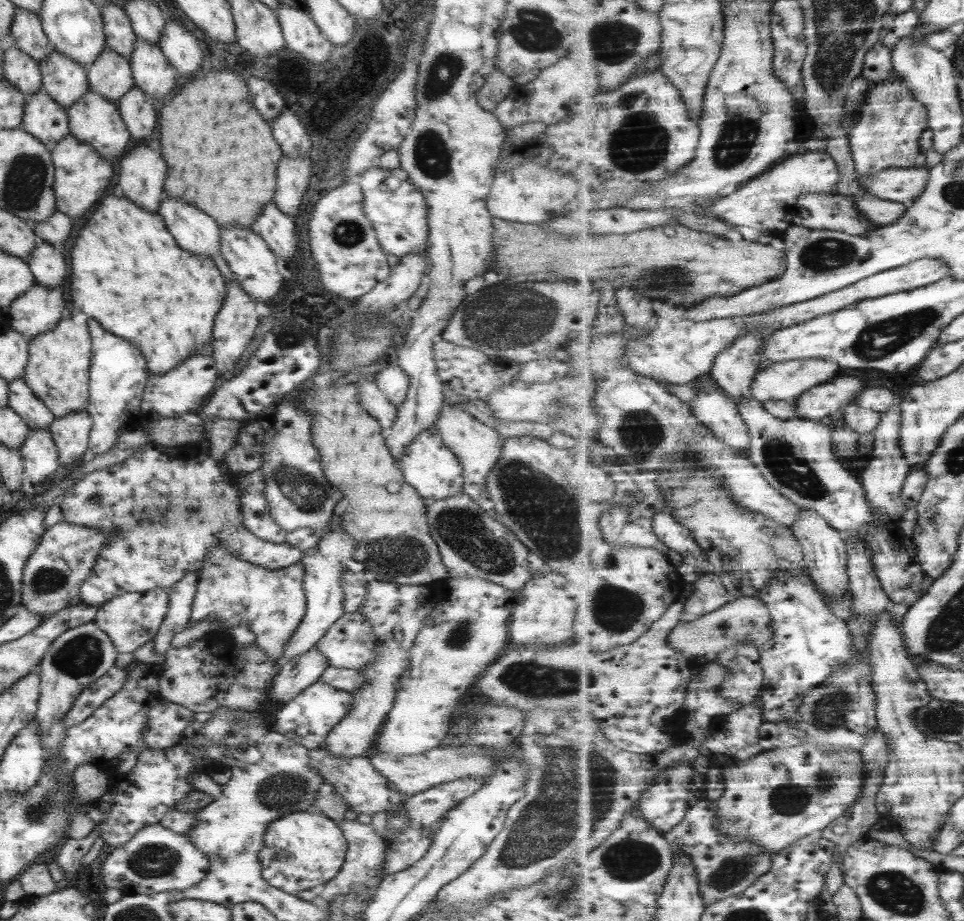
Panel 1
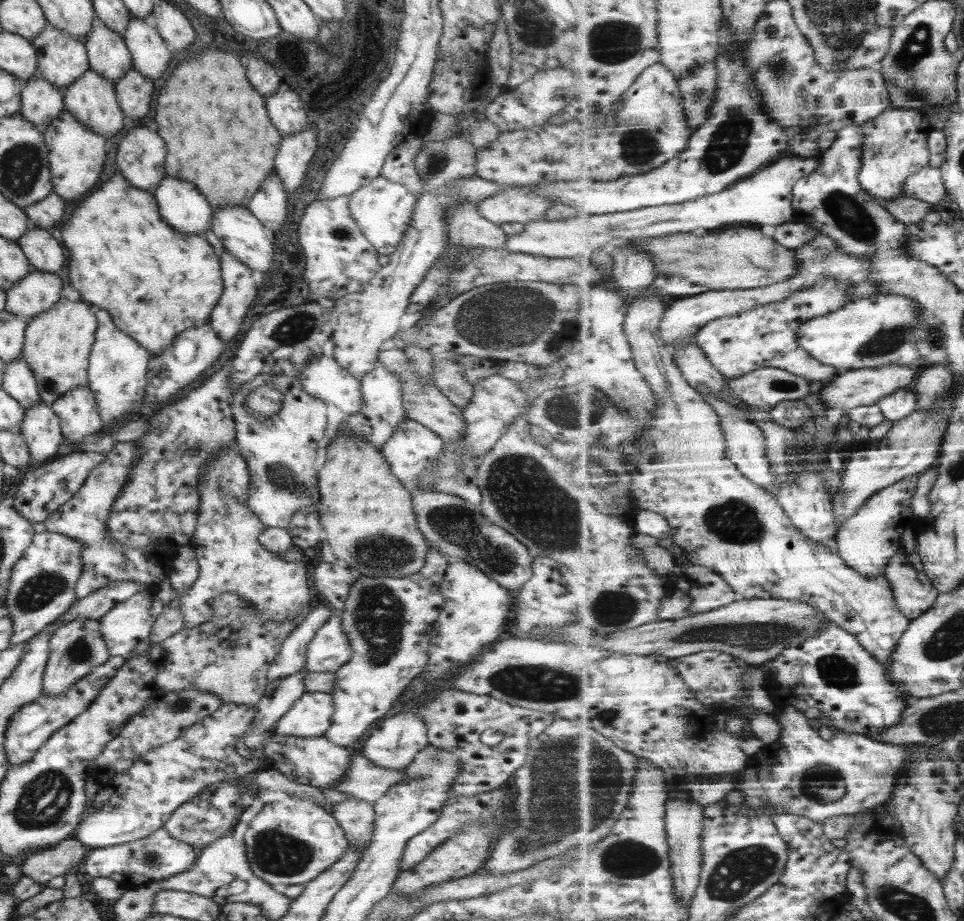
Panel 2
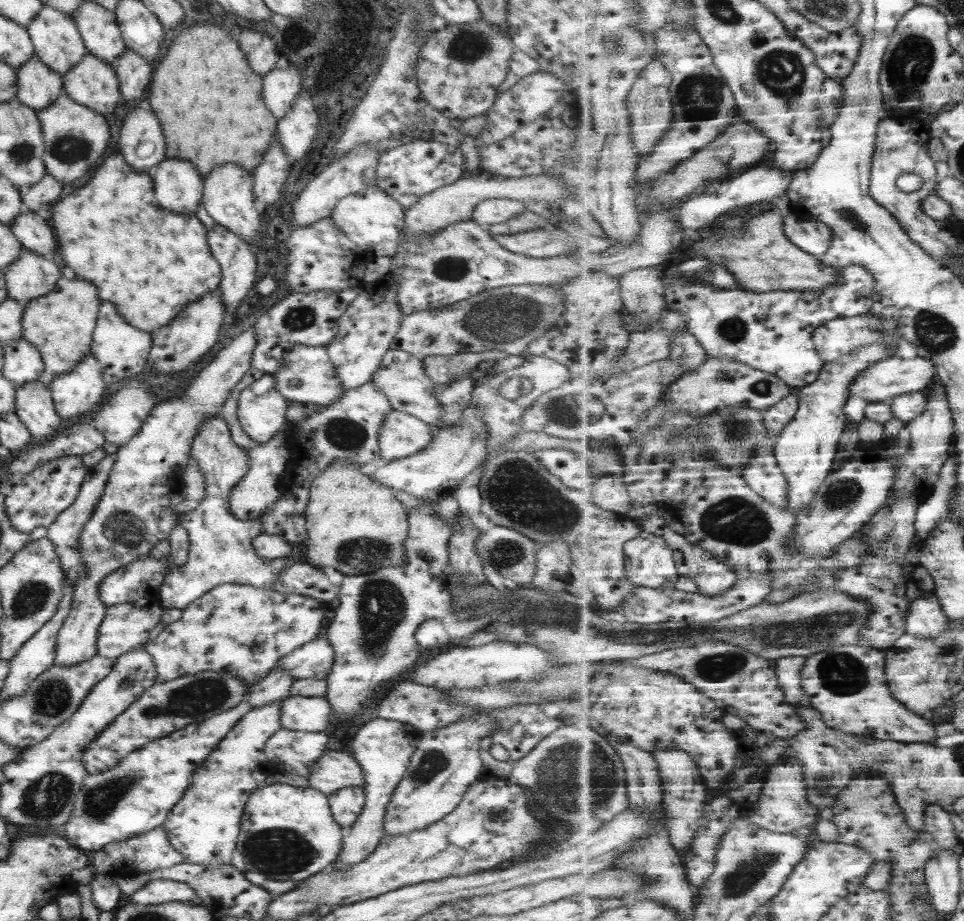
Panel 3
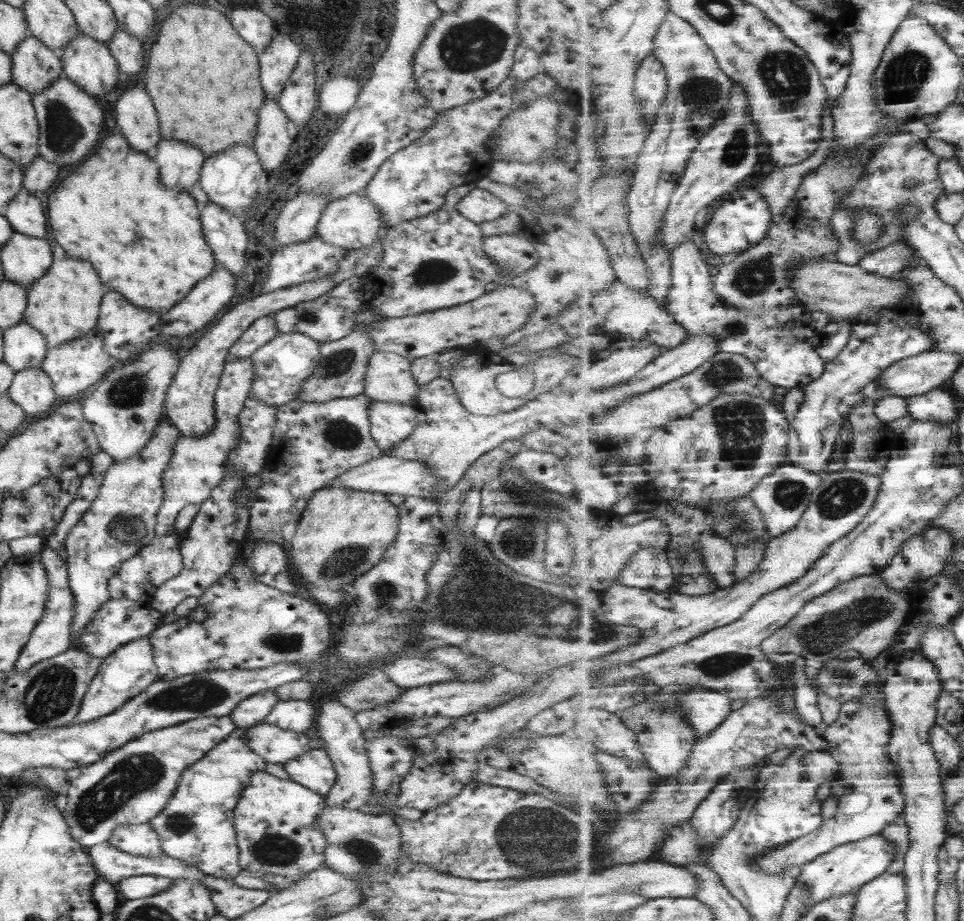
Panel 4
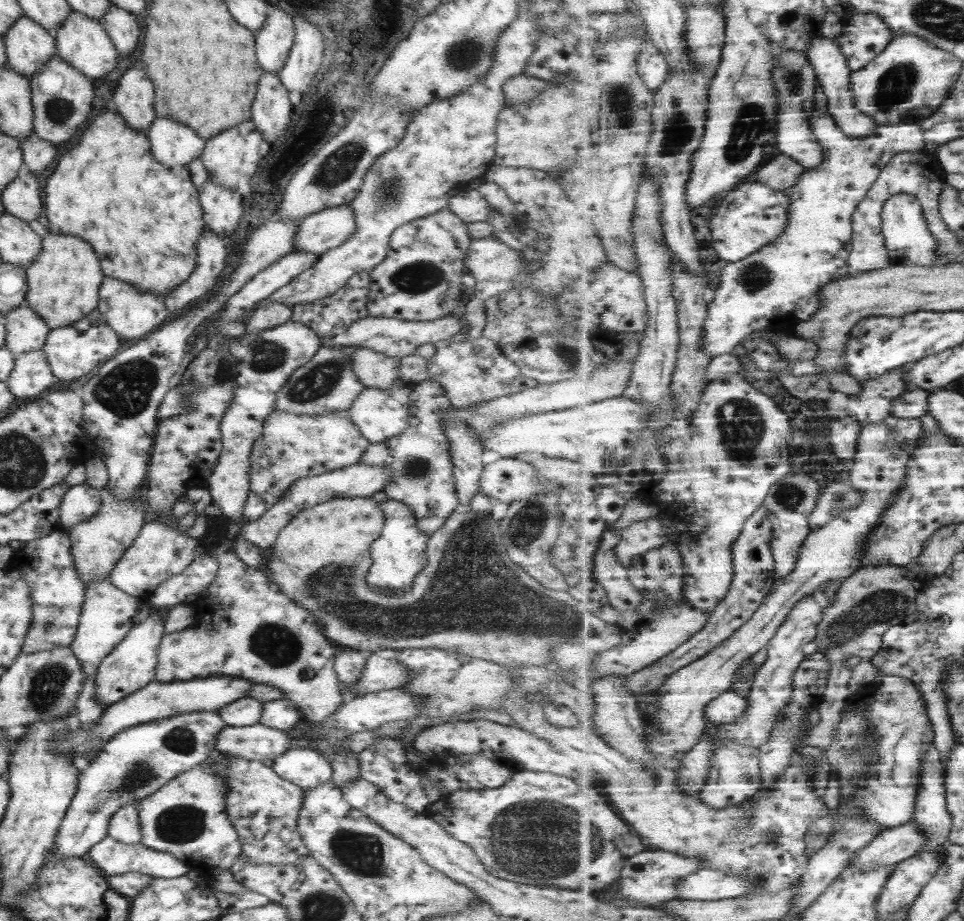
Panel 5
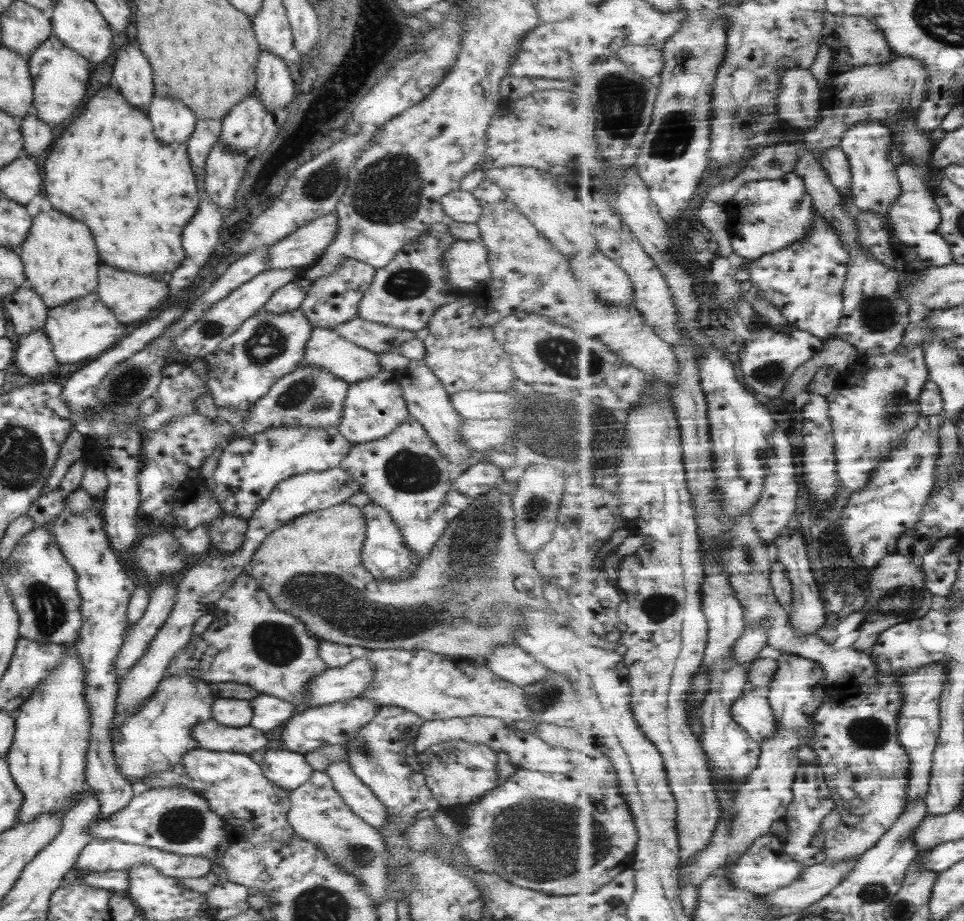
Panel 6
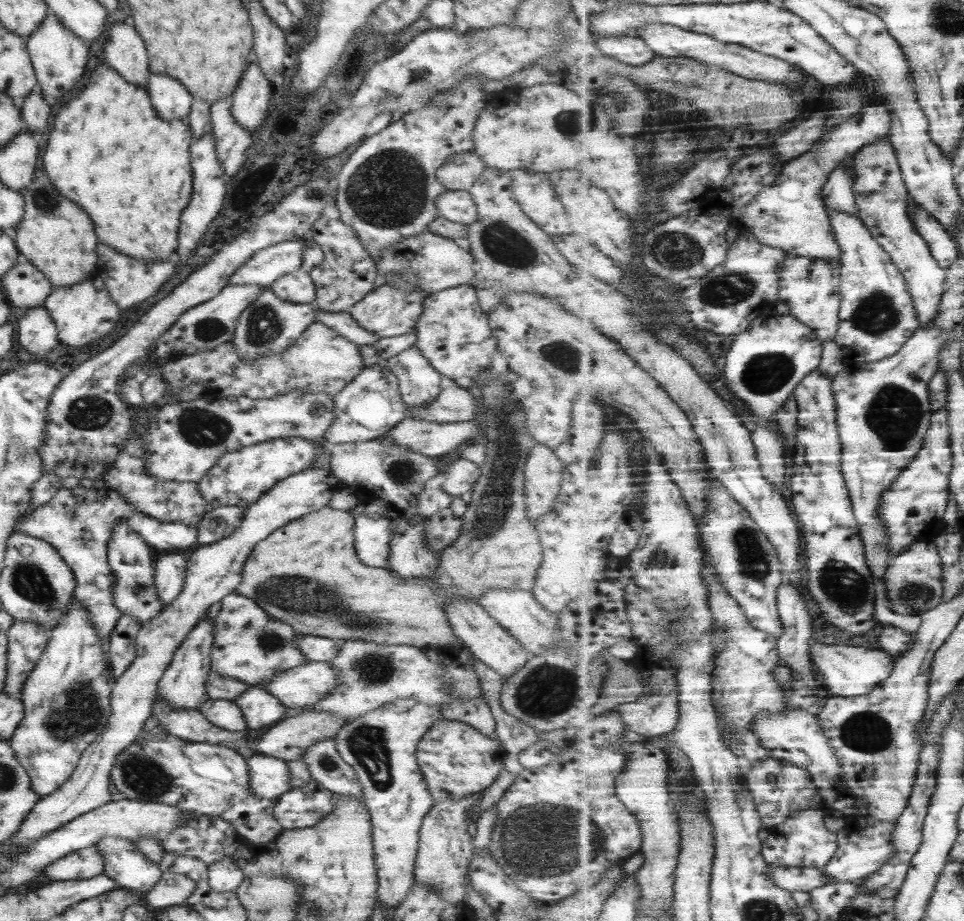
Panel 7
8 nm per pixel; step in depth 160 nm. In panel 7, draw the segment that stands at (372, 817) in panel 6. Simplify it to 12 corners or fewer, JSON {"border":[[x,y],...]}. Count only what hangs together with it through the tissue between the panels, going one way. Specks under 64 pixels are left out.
{"border":[[327,737],[299,760],[329,793],[363,799],[356,775]]}

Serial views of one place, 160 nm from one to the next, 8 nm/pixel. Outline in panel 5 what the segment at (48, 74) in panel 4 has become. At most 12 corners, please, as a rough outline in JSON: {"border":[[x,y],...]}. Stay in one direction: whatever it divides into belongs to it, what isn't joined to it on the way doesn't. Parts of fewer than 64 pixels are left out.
{"border":[[21,15],[2,36],[6,66],[28,78],[56,54]]}

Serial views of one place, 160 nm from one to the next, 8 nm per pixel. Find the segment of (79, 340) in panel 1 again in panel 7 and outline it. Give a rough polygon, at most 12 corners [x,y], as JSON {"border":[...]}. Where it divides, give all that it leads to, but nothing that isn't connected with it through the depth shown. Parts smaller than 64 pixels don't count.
{"border":[[45,175],[21,190],[19,257],[50,286],[95,271],[93,224]]}

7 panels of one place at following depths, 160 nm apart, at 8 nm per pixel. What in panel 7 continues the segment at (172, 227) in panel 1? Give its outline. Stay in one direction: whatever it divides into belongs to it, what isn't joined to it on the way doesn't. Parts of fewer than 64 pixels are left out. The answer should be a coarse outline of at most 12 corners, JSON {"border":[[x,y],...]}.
{"border":[[148,74],[161,120],[186,120],[193,98],[177,80]]}

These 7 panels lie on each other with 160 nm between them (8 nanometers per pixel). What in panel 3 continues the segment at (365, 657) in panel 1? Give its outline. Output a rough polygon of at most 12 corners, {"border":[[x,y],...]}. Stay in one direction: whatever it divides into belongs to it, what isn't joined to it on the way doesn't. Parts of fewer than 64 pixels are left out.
{"border":[[323,633],[282,656],[276,669],[324,679],[333,649]]}

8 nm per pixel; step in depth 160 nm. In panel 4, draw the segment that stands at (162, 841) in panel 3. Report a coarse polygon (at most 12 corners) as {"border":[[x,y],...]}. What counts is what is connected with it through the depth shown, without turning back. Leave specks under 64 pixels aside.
{"border":[[148,823],[113,829],[106,842],[133,856],[163,852]]}

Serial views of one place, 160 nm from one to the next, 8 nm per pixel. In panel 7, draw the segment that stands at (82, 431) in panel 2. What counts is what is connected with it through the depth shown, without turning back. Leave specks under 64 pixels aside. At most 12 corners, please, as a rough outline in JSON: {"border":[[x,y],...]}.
{"border":[[94,271],[43,301],[65,348],[90,346],[119,308]]}

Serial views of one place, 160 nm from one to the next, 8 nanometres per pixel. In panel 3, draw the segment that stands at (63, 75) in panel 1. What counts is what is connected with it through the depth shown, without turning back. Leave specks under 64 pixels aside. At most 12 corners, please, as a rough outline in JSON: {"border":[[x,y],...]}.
{"border":[[50,6],[25,27],[33,55],[65,74],[86,53],[70,15]]}

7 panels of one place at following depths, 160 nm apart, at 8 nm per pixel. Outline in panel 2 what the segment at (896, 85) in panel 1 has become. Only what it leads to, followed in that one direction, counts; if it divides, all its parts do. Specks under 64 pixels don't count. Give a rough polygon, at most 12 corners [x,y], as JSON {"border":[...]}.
{"border":[[921,111],[862,124],[860,183],[887,202],[930,165]]}

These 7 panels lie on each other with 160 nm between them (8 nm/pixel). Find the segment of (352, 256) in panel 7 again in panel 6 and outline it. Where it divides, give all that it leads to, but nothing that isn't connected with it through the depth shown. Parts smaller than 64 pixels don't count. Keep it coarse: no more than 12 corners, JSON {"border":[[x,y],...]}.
{"border":[[341,259],[298,307],[312,327],[357,316],[373,268]]}

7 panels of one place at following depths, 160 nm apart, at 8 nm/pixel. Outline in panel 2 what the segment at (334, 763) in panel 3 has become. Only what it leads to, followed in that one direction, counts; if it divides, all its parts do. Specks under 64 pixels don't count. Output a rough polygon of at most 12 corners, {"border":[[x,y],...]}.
{"border":[[349,752],[341,794],[375,802],[403,781],[385,770]]}

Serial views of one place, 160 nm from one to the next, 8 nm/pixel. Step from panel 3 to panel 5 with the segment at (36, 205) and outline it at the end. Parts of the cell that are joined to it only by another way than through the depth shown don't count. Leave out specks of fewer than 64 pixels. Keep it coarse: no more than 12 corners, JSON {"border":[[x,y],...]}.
{"border":[[21,139],[22,162],[38,176],[55,160],[50,142]]}

